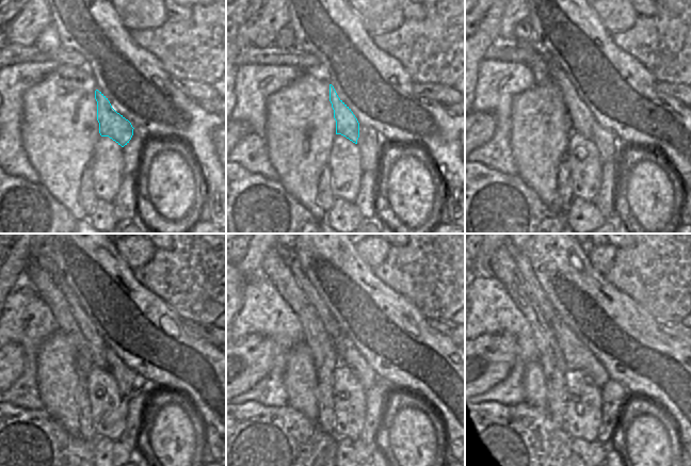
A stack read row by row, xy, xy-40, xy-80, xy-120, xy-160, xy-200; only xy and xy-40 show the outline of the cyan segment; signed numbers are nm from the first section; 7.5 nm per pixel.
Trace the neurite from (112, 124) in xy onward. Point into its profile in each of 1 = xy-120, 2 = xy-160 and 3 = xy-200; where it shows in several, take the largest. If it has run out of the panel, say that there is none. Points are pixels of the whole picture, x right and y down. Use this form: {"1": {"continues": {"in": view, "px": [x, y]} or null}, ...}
{"1": {"continues": {"in": "xy-120", "px": [97, 347]}}, "2": {"continues": {"in": "xy-160", "px": [326, 322]}}, "3": {"continues": {"in": "xy-200", "px": [532, 287]}}}

